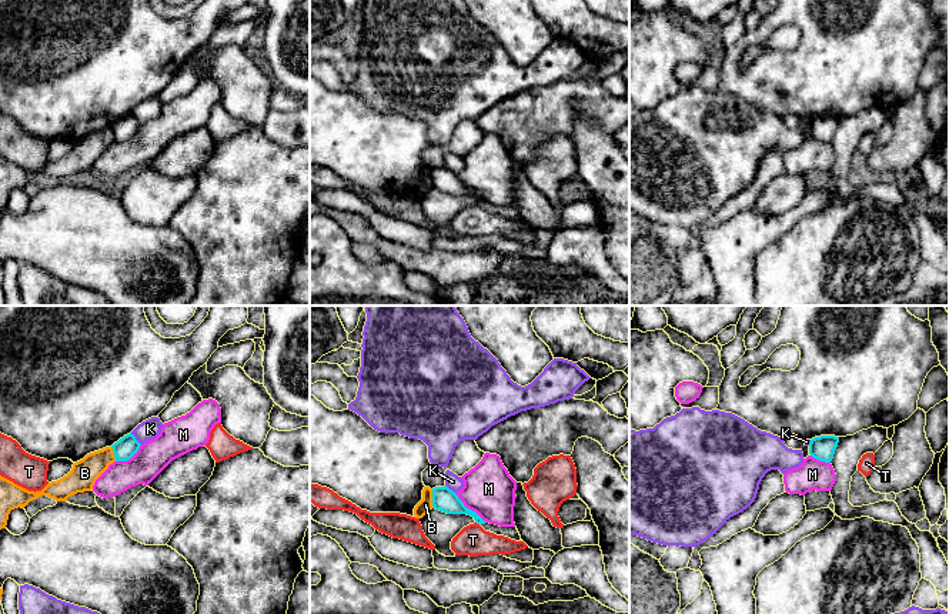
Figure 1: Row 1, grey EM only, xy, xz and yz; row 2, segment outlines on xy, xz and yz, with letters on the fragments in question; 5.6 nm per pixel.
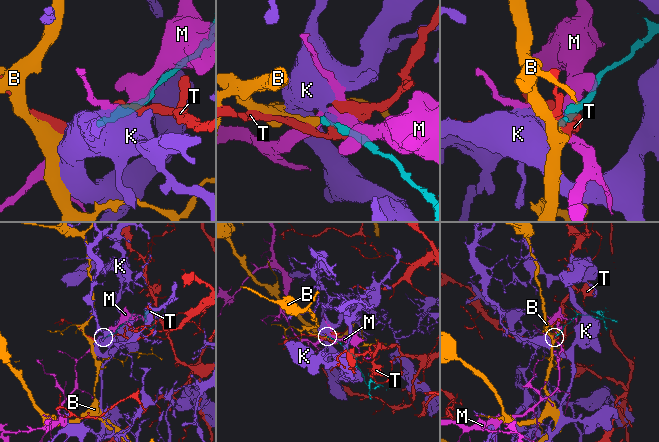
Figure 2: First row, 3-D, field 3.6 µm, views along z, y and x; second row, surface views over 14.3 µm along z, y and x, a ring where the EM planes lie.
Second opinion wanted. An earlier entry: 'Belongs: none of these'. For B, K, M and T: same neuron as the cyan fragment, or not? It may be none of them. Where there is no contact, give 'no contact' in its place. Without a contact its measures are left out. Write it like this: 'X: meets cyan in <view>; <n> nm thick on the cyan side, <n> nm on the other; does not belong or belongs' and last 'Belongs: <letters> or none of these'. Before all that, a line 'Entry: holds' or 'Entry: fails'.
Entry: holds
B: meets cyan in xz; 140 nm thick on the cyan side, 80 nm on the other; does not belong
K: meets cyan in xy; 120 nm thick on the cyan side, 110 nm on the other; does not belong
M: meets cyan in xz; 140 nm thick on the cyan side, 280 nm on the other; does not belong
T: meets cyan in xz; 140 nm thick on the cyan side, 180 nm on the other; does not belong
Belongs: none of these

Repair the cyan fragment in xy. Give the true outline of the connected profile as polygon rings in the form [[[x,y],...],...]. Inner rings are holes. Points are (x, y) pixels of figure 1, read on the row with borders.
[[[131,433],[124,436],[111,446],[116,461],[130,460],[138,451],[140,446],[141,444],[136,440],[136,437]]]

